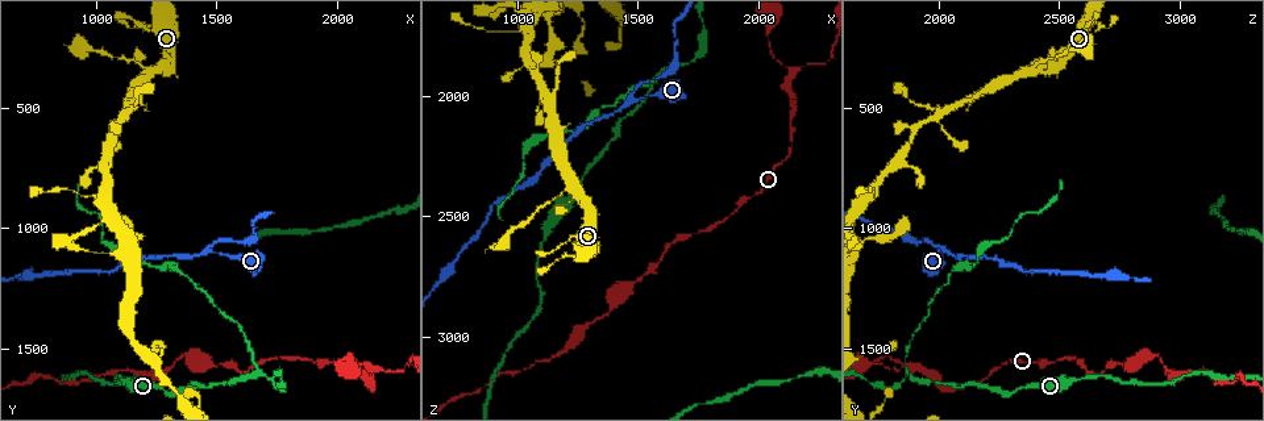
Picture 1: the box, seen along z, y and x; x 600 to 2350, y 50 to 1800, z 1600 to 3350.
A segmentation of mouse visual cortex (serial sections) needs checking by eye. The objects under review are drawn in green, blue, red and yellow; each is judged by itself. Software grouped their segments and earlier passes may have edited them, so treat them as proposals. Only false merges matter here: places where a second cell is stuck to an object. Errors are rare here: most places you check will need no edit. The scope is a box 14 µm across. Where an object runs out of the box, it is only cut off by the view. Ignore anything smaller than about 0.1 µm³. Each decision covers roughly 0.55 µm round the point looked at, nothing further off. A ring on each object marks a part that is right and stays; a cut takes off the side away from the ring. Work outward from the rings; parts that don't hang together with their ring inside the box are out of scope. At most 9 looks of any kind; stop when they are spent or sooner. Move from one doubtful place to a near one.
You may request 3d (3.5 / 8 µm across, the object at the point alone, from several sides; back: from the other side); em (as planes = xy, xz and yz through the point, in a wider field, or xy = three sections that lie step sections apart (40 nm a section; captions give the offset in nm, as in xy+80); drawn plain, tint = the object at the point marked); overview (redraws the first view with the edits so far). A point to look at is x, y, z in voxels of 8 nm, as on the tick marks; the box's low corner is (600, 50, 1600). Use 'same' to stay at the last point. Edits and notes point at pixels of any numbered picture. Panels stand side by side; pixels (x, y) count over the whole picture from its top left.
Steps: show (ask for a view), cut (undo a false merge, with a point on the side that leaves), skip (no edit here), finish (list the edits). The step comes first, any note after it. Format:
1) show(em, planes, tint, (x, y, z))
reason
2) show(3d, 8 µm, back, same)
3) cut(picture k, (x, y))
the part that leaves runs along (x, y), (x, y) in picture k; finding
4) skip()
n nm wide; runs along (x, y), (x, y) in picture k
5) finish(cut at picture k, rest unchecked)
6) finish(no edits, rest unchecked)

show(3d, 8 µm, (1240, 340, 2370))
three arms meet

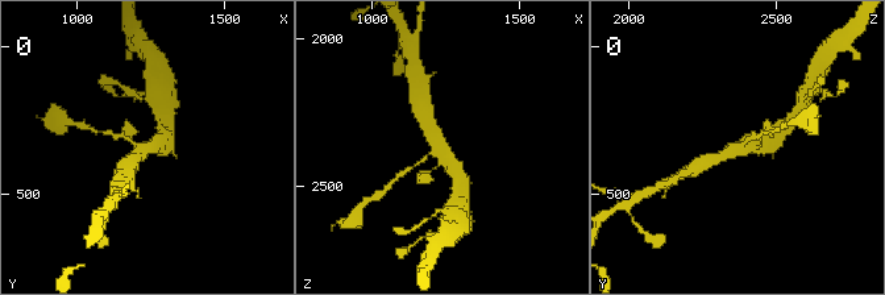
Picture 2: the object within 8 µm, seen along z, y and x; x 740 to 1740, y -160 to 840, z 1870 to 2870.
show(em, xy, step 3, tint, (1240, 360, 2370))

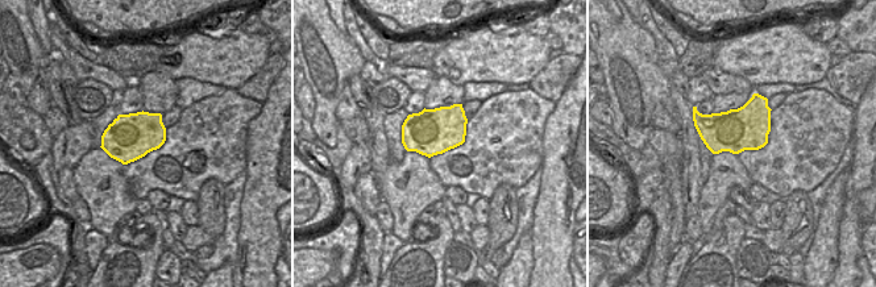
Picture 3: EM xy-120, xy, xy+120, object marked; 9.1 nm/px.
skip()
continuous, no second cell

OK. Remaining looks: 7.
show(3d, 3.5 µm, (1470, 1090, 2020))
branch point

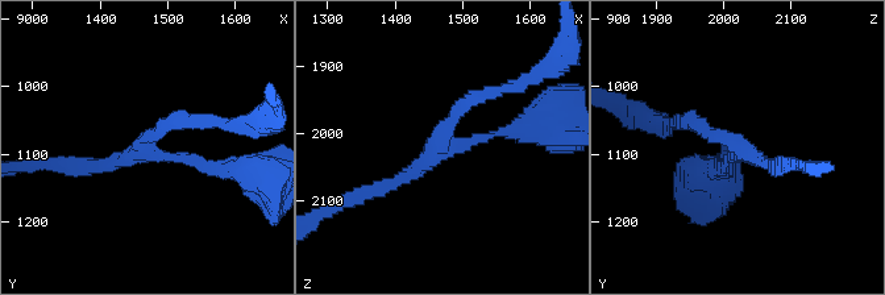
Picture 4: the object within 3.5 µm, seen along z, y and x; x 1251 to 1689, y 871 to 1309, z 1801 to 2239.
show(em, xy, step 2, tint, (1470, 1095, 2020))
3 arms; arms of 200, 200, 200 nm; now the EM

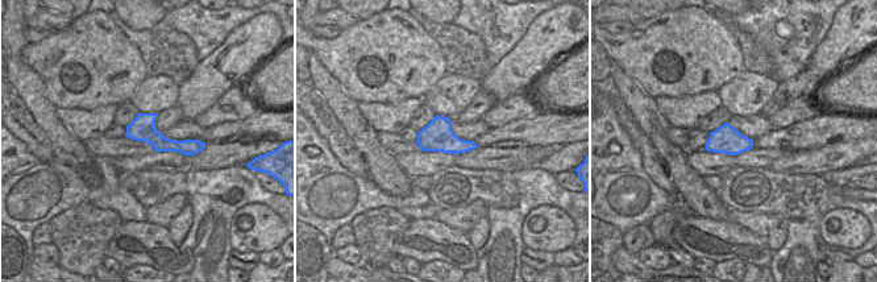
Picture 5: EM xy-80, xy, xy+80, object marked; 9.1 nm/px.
skip()
runs along (129, 129), (200, 145) in picture 5; all the same cell

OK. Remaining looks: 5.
show(3d, 8 µm, (2150, 1590, 1900))
abrupt turn

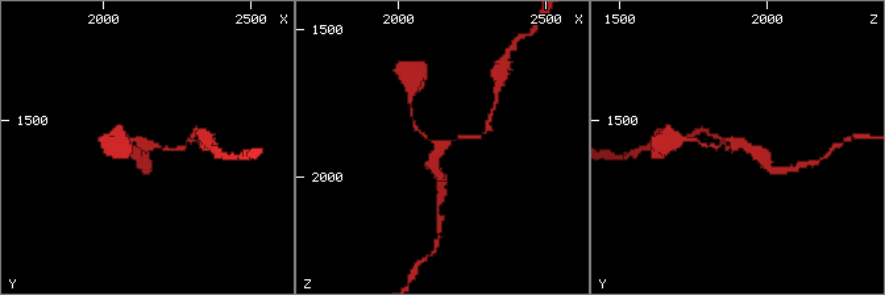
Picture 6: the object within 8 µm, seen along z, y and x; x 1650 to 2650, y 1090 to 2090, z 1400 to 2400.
show(em, planes, tint, (2140, 1580, 1900))
need the tissue

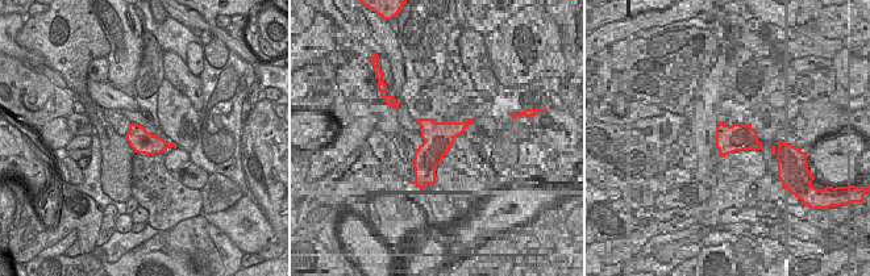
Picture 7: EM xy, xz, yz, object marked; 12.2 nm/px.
skip()
300 nm wide; runs along (440, 175), (440, 148), (414, 123) in picture 6; all the same cell

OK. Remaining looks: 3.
show(3d, 3.5 µm, (1750, 1530, 2570))

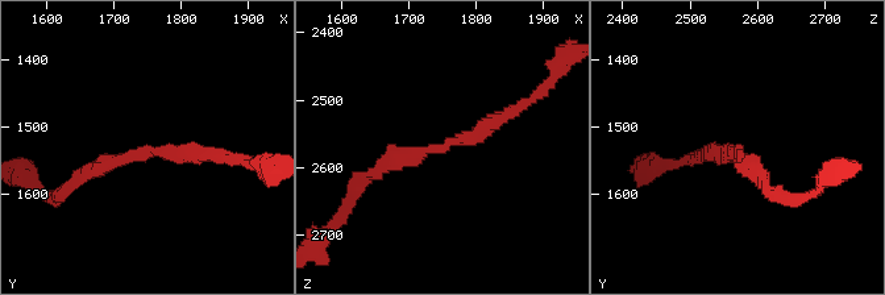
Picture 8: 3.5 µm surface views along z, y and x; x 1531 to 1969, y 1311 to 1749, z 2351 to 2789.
show(em, xy, step 2, tint, (1755, 1540, 2570))
arms of 150, 200 nm; need the tissue

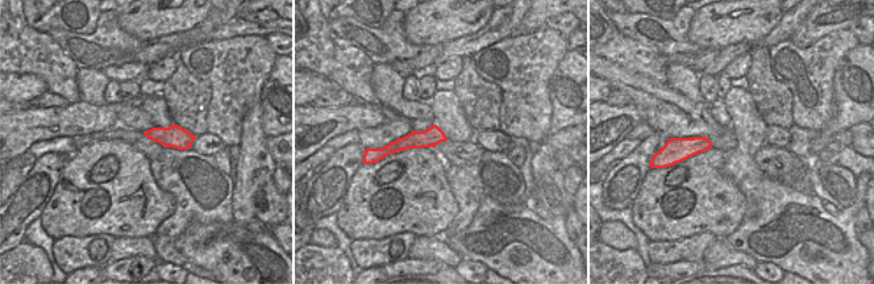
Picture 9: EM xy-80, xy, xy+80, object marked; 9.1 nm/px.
skip()
runs along (522, 106), (478, 136), (373, 173) in picture 8; one cell here

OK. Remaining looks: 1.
finish(no edits, rest unchecked)

